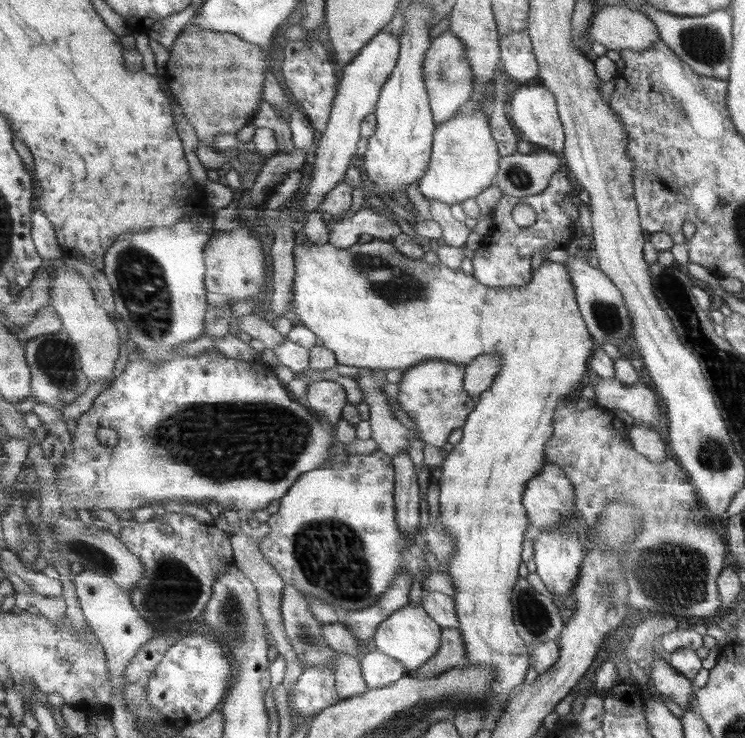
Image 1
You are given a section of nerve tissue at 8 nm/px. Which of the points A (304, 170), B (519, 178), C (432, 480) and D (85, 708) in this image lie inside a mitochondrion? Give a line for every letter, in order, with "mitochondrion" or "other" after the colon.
A: other
B: mitochondrion
C: other
D: other

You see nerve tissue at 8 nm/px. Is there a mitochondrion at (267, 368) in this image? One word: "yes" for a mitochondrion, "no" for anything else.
no

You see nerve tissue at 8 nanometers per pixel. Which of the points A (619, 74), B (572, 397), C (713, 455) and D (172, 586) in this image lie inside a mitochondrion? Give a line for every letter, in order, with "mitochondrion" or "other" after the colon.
A: other
B: other
C: mitochondrion
D: mitochondrion

